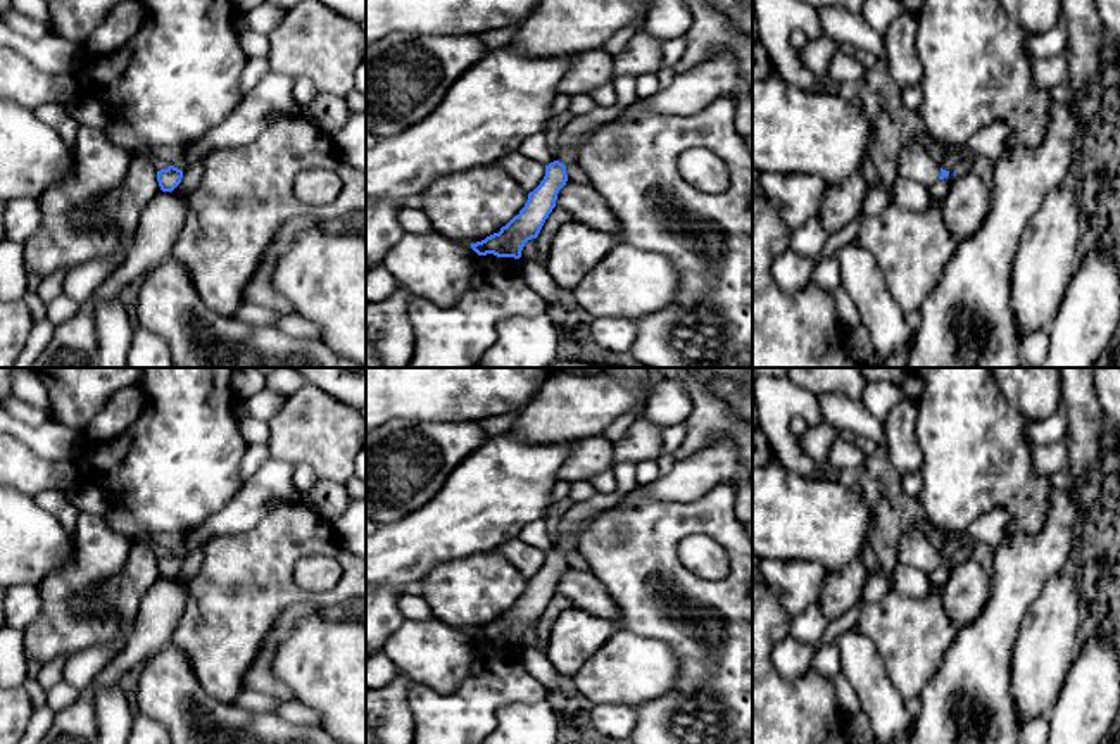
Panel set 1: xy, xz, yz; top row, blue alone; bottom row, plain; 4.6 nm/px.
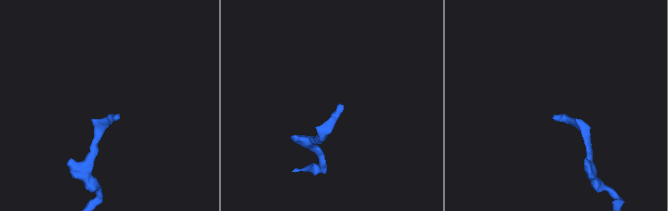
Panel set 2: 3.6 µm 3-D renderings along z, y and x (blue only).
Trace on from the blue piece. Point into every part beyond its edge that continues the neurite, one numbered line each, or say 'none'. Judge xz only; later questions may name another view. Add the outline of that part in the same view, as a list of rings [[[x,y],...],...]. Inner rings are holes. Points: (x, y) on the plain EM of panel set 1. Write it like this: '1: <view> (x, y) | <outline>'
1: xz (566, 542) | [[[602,511],[594,513],[578,530],[569,535],[556,539],[556,544],[563,551],[576,549],[578,537],[601,516]]]

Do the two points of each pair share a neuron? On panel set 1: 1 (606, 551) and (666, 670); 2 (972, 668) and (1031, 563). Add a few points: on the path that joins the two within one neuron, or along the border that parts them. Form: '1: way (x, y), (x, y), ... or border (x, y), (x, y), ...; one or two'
1: border (618, 625), (661, 639), (675, 655), (679, 665); two
2: way (986, 643), (1013, 589); one

